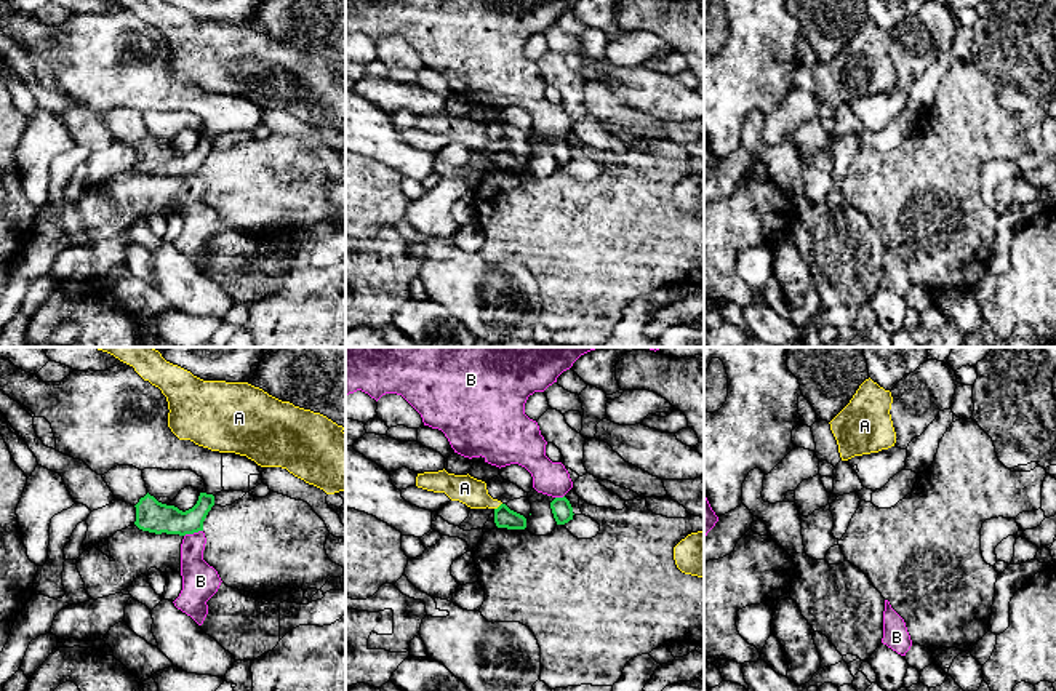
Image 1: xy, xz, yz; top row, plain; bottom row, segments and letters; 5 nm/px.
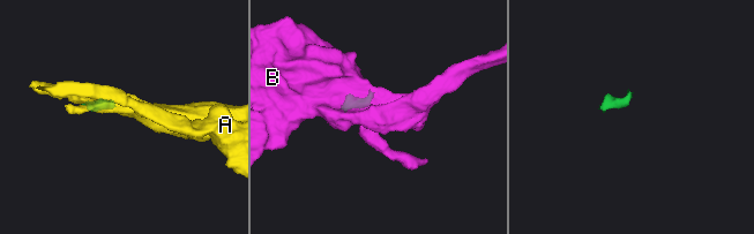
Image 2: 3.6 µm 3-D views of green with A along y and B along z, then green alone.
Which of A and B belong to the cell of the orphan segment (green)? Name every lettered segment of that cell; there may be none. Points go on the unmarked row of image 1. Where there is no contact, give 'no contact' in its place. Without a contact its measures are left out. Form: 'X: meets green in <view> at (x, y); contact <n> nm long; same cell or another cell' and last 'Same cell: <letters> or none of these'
A: meets green in xz at (500, 147); contact 50 nm long; another cell
B: meets green in xy at (192, 175); contact 100 nm long; another cell
Same cell: none of these

